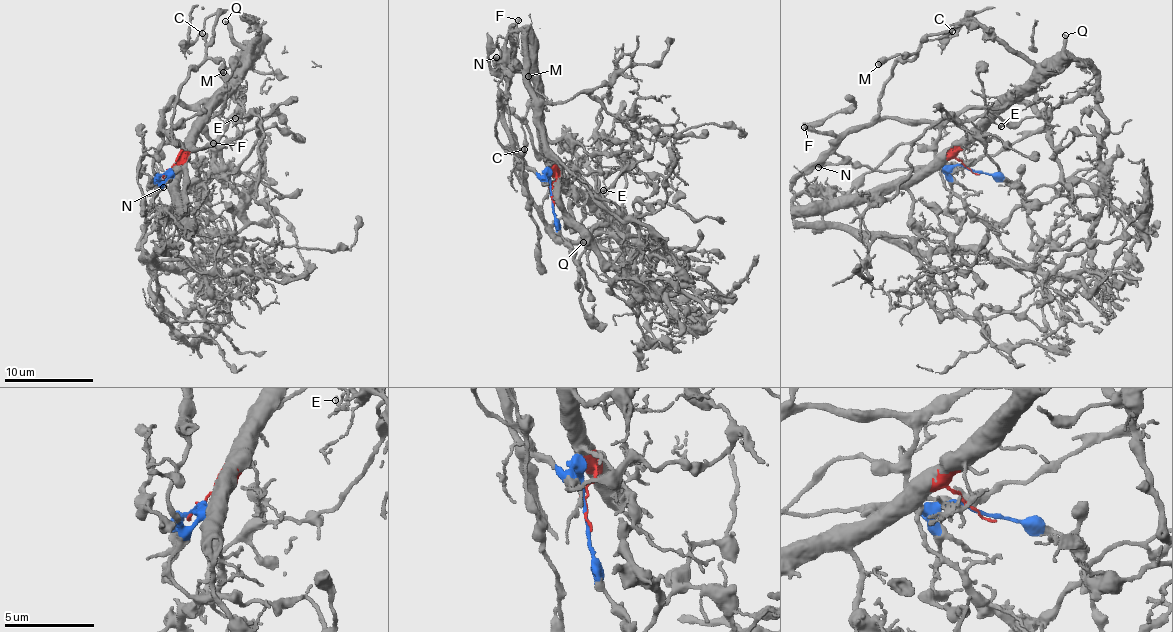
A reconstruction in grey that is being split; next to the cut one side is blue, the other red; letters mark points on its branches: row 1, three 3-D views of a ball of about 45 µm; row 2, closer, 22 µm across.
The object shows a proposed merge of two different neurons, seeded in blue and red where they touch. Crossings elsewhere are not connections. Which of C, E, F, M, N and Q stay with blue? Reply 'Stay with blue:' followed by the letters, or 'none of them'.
Stay with blue: C, F, M, N

